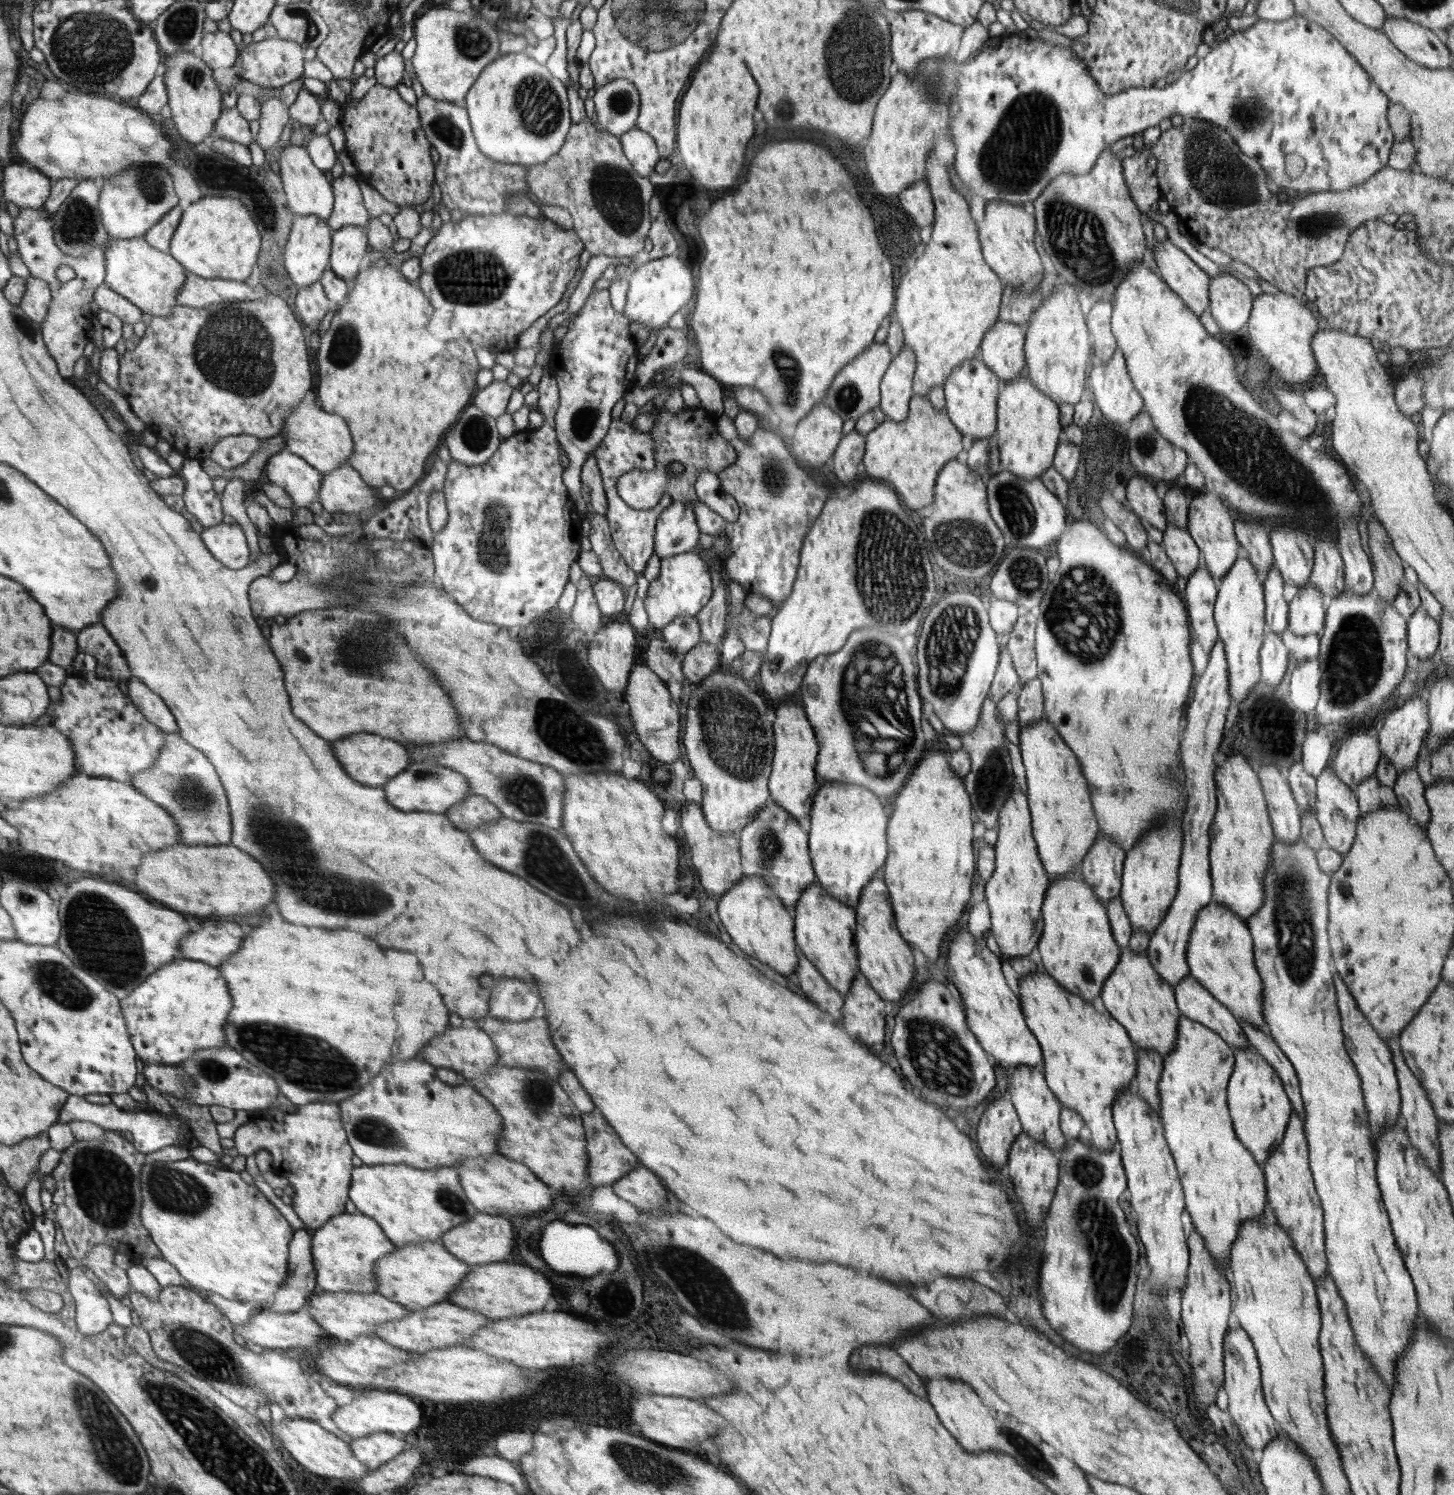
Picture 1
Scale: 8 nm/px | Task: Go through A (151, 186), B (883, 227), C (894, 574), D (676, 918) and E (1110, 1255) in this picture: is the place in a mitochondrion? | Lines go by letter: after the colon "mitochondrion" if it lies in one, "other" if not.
A: mitochondrion
B: other
C: mitochondrion
D: other
E: mitochondrion

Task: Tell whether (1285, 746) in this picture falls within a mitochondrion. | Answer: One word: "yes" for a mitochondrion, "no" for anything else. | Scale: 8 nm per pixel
no

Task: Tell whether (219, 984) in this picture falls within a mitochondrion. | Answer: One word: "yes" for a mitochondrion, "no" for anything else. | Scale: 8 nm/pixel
no

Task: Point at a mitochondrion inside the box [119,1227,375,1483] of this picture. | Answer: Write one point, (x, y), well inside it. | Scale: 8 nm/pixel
(202, 1352)

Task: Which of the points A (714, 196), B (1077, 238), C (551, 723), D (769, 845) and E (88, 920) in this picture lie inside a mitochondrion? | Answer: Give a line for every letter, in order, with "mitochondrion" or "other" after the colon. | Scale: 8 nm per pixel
A: other
B: mitochondrion
C: mitochondrion
D: mitochondrion
E: mitochondrion

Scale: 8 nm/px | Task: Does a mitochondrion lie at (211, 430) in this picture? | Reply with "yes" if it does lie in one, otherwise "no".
no

